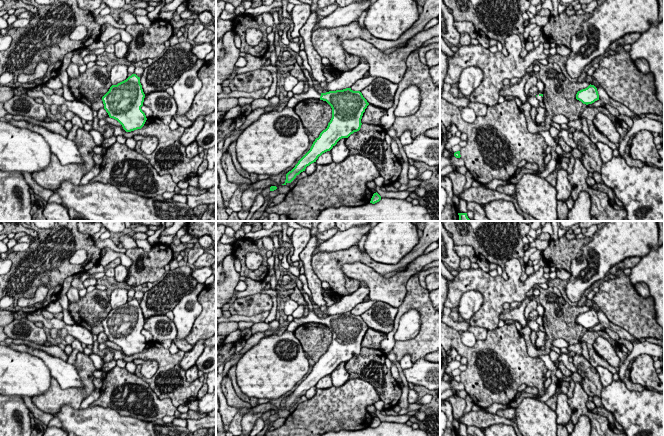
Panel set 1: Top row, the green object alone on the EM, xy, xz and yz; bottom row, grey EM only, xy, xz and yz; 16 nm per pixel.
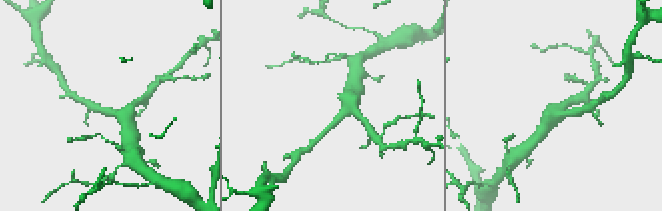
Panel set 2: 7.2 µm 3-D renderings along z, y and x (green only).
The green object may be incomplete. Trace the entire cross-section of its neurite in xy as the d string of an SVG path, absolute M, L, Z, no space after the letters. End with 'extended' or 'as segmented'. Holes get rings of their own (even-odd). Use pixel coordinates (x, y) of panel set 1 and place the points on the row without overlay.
M132 298L117 309L112 309L102 325L109 341L117 344L126 356L131 356L141 353L147 344L141 333L144 322L140 301Z | as segmented

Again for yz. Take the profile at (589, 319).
M590 308L587 312L577 316L576 323L586 329L594 327L599 324L597 312Z | as segmented

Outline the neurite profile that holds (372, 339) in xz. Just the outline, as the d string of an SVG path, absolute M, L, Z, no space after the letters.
M369 328L363 337L361 347L379 349L380 343L387 337L383 332Z

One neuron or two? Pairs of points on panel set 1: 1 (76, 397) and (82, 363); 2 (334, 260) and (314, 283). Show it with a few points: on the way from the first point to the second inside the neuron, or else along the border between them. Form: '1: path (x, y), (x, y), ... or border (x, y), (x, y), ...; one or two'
1: path (85, 389), (87, 387), (86, 372); one
2: border (311, 256), (312, 271), (321, 281); two

